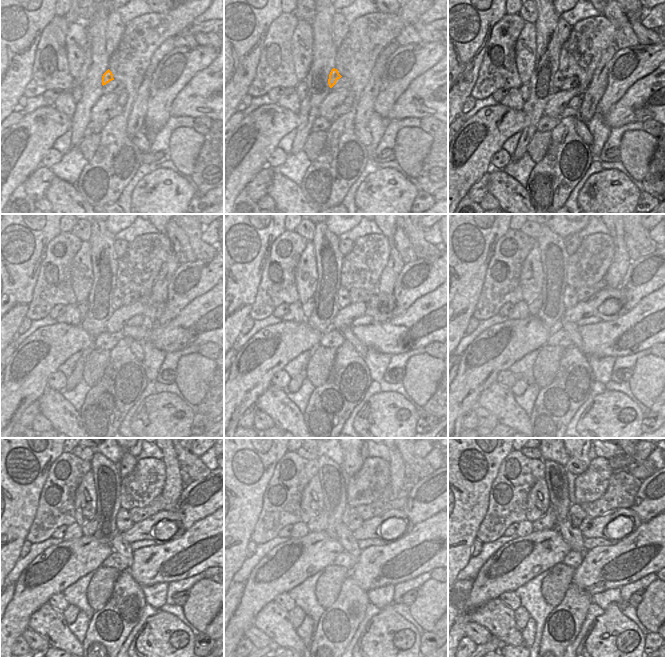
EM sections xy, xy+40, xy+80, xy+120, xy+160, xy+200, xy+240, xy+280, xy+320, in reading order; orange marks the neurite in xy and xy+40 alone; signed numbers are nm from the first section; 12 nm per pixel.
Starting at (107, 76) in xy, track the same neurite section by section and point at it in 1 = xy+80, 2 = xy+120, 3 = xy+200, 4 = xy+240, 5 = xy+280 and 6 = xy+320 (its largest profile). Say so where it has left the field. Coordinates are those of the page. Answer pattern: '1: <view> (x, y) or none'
1: xy+80 (558, 77)
2: xy+120 (118, 295)
3: xy+200 (570, 299)
4: xy+240 (123, 521)
5: xy+280 (350, 518)
6: xy+320 (577, 517)

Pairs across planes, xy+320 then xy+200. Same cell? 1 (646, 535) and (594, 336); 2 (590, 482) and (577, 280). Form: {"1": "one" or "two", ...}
{"1": "one", "2": "one"}

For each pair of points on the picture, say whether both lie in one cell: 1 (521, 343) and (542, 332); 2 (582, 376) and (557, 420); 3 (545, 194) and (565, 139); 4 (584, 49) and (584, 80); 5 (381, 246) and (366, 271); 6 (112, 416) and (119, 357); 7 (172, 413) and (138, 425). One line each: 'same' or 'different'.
1: same
2: same
3: same
4: same
5: same
6: same
7: same

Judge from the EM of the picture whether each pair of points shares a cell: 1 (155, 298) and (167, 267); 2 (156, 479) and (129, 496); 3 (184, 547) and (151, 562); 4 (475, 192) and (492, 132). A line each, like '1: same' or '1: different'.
1: same
2: same
3: same
4: different

